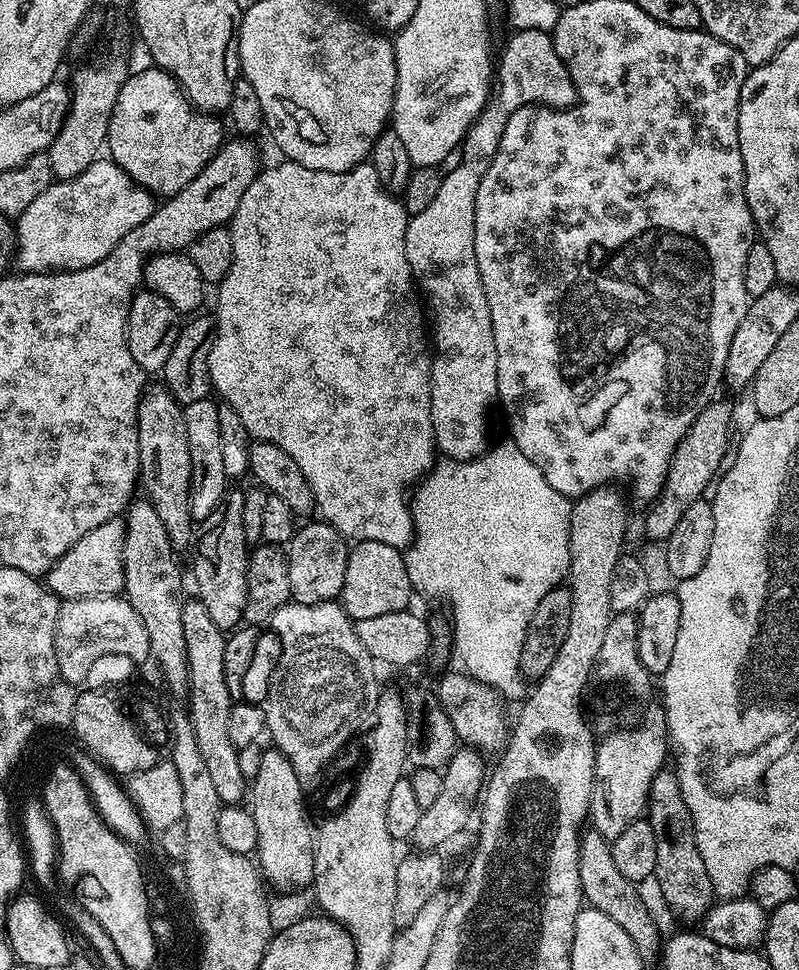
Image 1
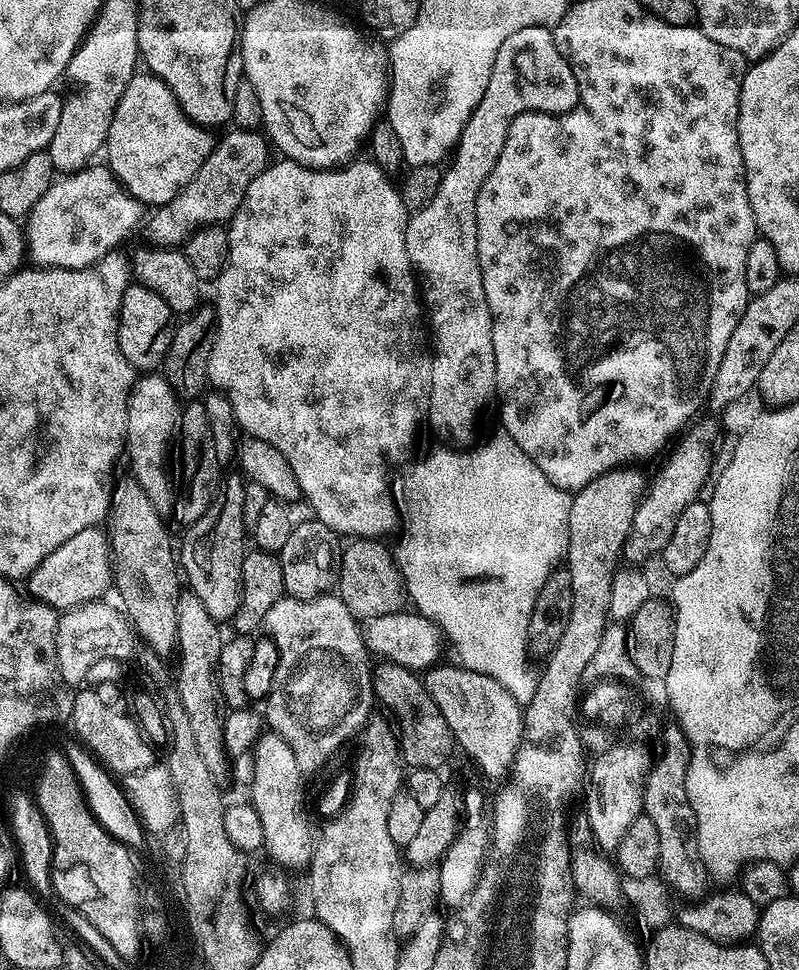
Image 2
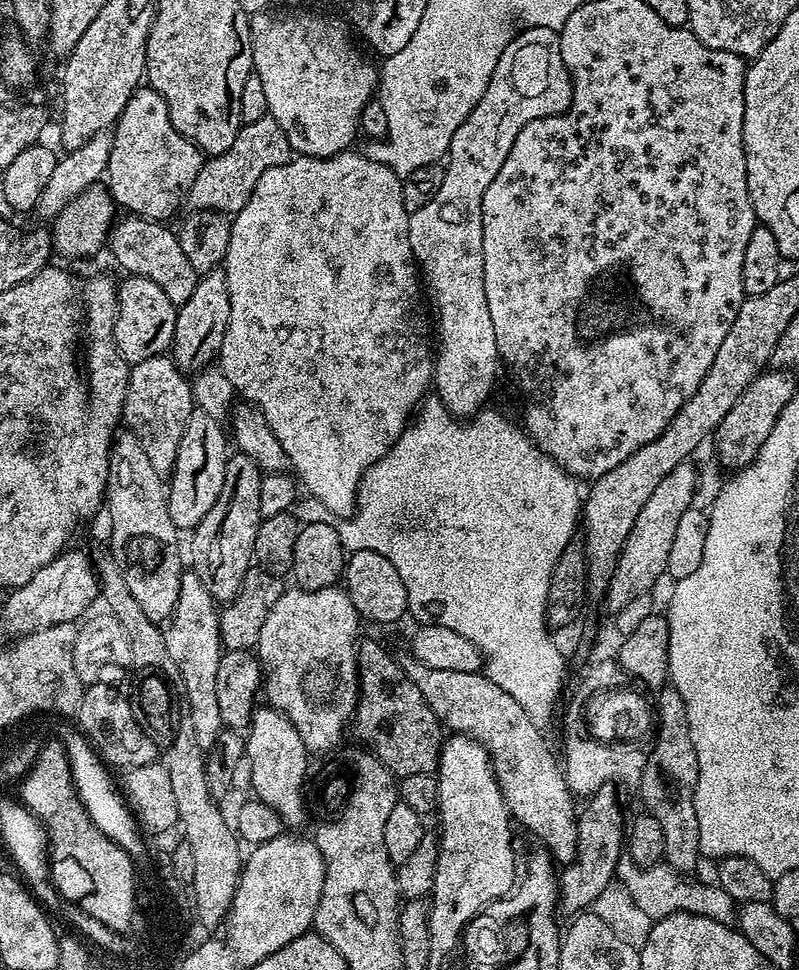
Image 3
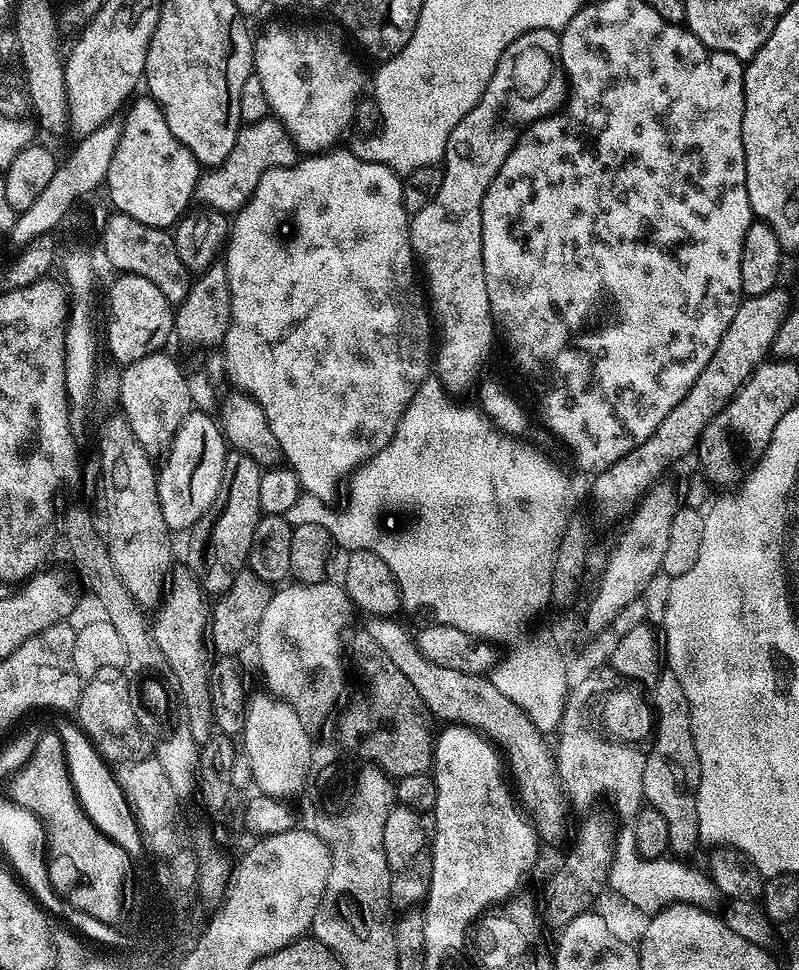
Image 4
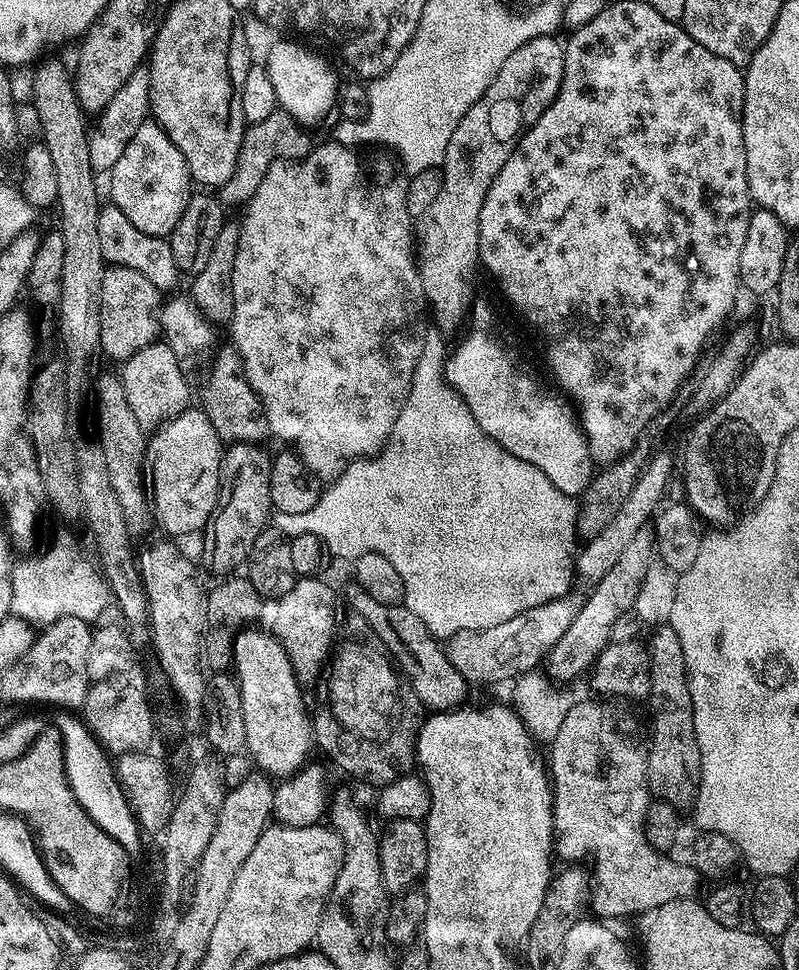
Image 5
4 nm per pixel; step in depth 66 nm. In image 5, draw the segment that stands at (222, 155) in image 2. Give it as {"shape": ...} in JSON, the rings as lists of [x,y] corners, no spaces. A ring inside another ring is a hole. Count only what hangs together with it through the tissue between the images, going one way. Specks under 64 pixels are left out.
{"shape":[[[278,110],[266,117],[266,122],[249,124],[244,129],[242,146],[238,150],[238,160],[234,172],[219,189],[218,196],[225,205],[247,205],[248,199],[262,186],[262,178],[266,178],[266,170],[274,166],[277,160],[304,160],[312,153],[314,140],[307,136],[305,129],[297,124],[296,119],[289,112]]]}

